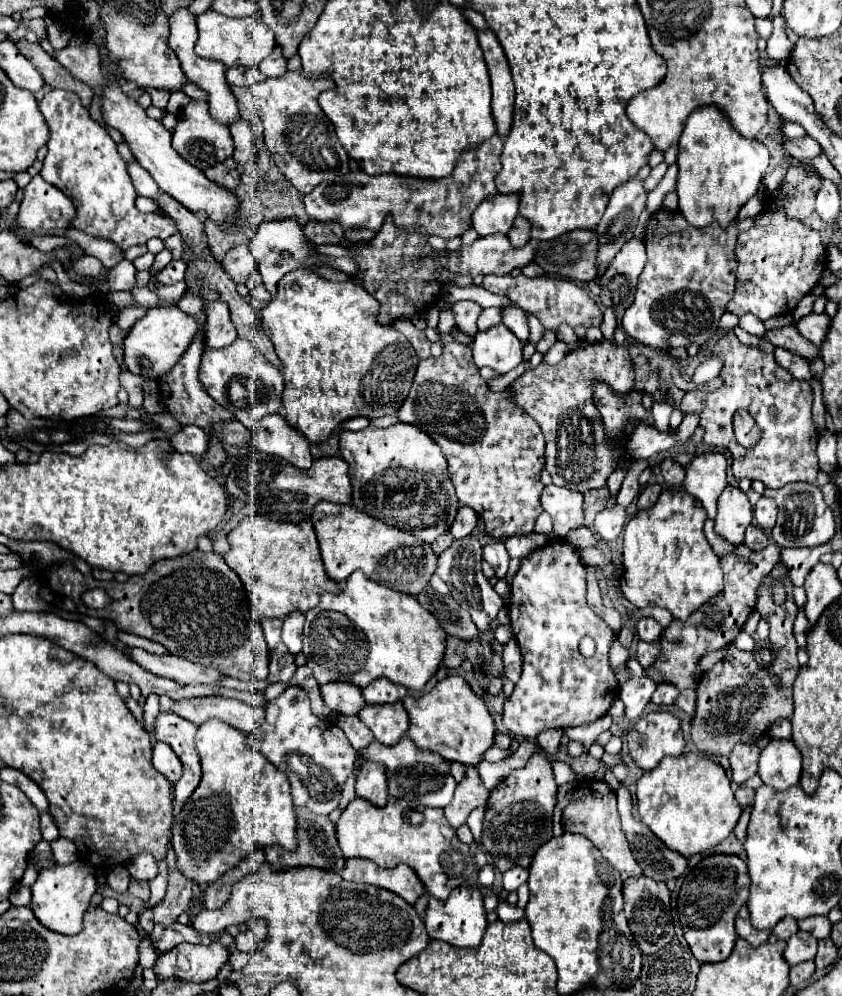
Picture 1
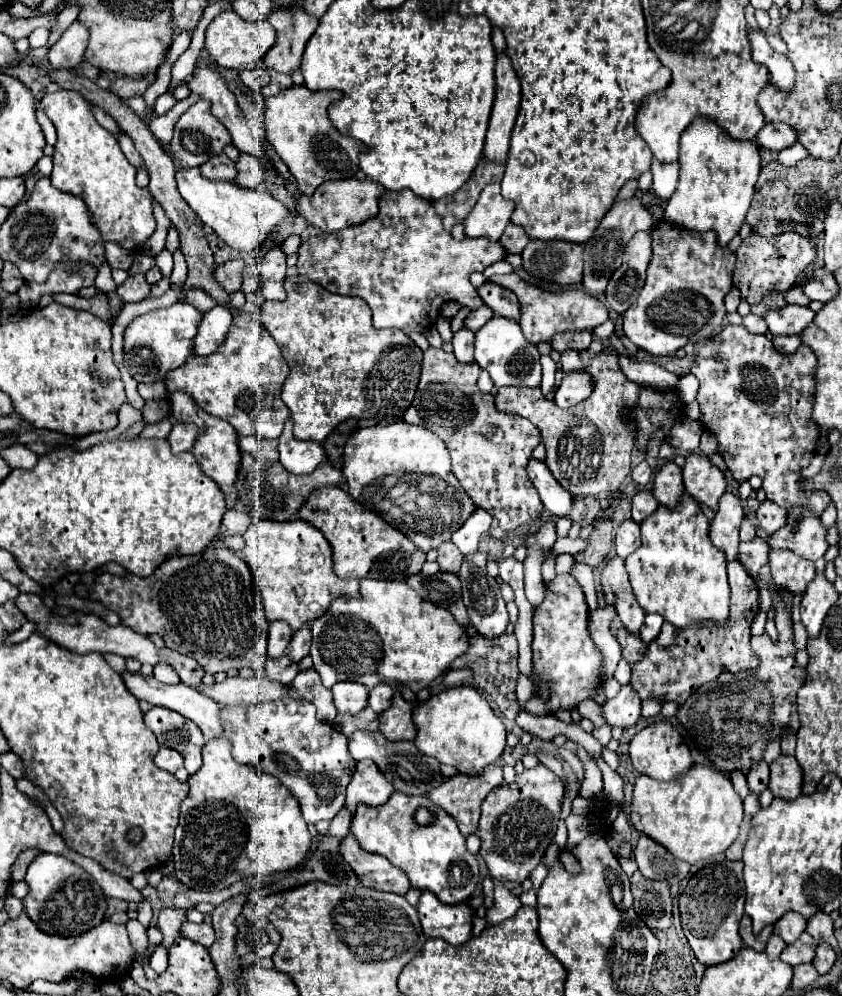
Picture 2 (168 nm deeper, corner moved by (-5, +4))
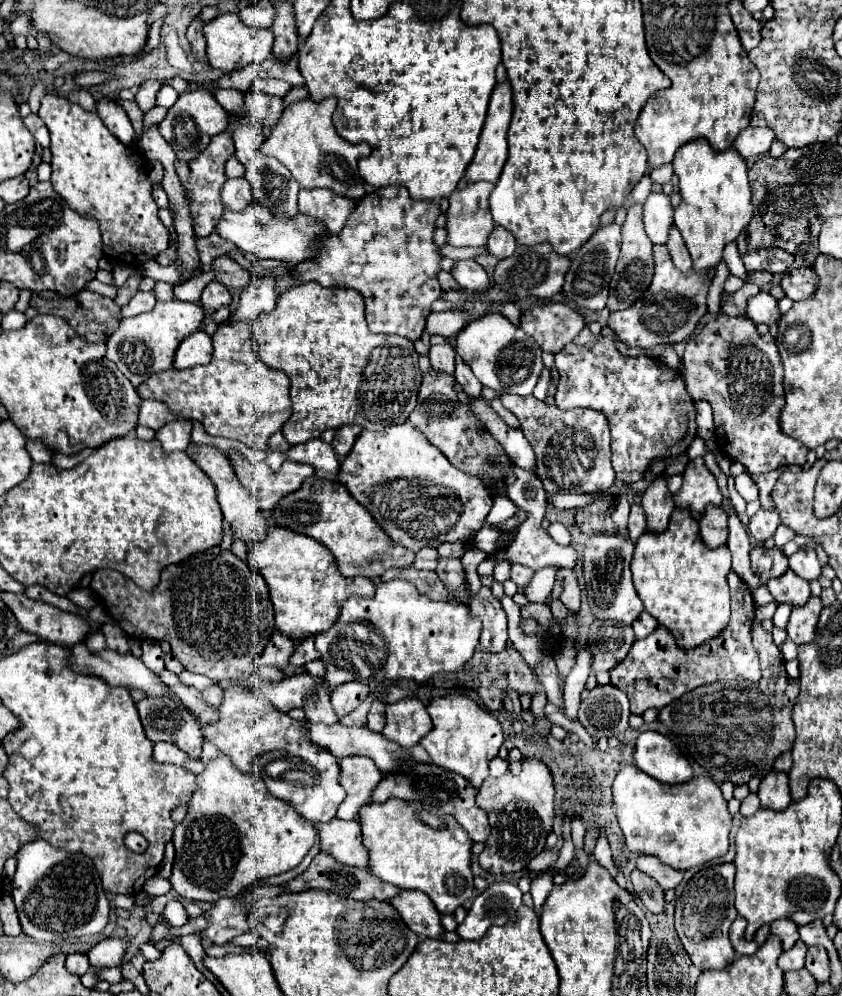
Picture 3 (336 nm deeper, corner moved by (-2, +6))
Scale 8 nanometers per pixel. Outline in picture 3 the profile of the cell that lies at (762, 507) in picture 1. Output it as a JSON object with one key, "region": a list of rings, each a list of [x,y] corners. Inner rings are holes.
{"region":[[[758,510],[748,522],[748,532],[756,542],[764,542],[774,536],[778,526],[780,526],[780,516],[776,510]]]}

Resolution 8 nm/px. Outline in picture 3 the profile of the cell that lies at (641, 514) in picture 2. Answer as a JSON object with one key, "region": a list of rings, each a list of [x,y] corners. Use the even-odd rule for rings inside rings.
{"region":[[[634,504],[630,510],[630,518],[628,518],[628,532],[630,532],[630,540],[636,542],[644,532],[646,532],[646,524],[644,524],[644,510]]]}

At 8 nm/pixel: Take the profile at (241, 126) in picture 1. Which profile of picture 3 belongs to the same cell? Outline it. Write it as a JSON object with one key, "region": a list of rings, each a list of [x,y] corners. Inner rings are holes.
{"region":[[[230,178],[222,188],[222,204],[228,210],[244,210],[252,202],[252,186],[246,178]]]}

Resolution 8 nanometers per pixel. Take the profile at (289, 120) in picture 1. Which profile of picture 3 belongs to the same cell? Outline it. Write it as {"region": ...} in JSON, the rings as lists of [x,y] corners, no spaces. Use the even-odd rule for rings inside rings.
{"region":[[[310,98],[292,102],[284,108],[282,118],[278,120],[272,134],[262,144],[262,154],[274,156],[282,162],[300,188],[328,188],[340,196],[360,200],[364,192],[364,180],[358,174],[358,160],[370,156],[372,148],[368,144],[350,144],[340,138],[332,126],[332,114],[336,110],[336,100],[326,98],[316,104]]]}

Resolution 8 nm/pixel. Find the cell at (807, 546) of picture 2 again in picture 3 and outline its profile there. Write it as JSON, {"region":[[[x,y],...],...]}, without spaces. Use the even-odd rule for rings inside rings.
{"region":[[[798,550],[796,554],[792,554],[790,570],[808,582],[820,578],[820,574],[822,574],[822,568],[820,568],[820,562],[818,562],[814,550]]]}

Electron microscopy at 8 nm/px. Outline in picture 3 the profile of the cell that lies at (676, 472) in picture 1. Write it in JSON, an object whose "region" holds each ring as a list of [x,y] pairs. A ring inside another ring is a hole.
{"region":[[[656,478],[654,484],[644,492],[642,508],[646,514],[648,532],[664,532],[664,528],[668,528],[668,520],[674,510],[674,500],[666,488],[664,478]]]}

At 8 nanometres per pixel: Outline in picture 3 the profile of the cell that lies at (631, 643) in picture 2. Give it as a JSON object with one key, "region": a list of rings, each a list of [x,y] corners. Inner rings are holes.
{"region":[[[594,620],[586,640],[592,654],[592,670],[612,670],[628,654],[636,636],[626,624]]]}

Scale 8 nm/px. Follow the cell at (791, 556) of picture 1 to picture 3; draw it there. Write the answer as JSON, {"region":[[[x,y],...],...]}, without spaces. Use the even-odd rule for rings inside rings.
{"region":[[[792,570],[780,578],[768,580],[768,590],[778,604],[792,604],[794,608],[804,606],[810,598],[810,584],[796,576]]]}

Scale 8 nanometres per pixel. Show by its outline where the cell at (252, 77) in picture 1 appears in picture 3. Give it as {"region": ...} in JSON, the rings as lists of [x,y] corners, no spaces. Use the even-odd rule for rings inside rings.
{"region":[[[266,78],[266,80],[256,80],[256,82],[252,84],[252,92],[256,92],[256,90],[266,92],[266,94],[272,94],[272,96],[280,96],[280,98],[284,98],[284,96],[292,90],[292,86],[290,86],[288,82],[284,82],[284,80]]]}

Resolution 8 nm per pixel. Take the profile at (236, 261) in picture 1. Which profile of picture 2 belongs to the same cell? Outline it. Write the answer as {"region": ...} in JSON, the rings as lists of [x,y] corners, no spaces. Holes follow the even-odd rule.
{"region":[[[239,256],[239,258],[233,258],[231,262],[223,262],[223,266],[217,266],[215,268],[215,278],[219,280],[219,284],[231,294],[235,290],[241,288],[241,270],[243,266],[247,266],[247,258],[245,256]]]}

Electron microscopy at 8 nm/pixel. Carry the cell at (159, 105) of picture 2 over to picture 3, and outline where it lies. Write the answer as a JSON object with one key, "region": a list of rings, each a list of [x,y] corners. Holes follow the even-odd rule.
{"region":[[[154,106],[152,110],[148,110],[144,114],[144,130],[148,130],[154,124],[160,124],[166,118],[166,114],[168,114],[168,110],[166,108],[160,108],[160,106]]]}

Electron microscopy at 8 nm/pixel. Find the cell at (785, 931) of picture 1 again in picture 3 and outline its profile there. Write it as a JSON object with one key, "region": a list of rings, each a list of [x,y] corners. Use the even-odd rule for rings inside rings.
{"region":[[[776,920],[770,924],[772,934],[782,940],[782,950],[790,950],[798,940],[798,926],[792,920]]]}

